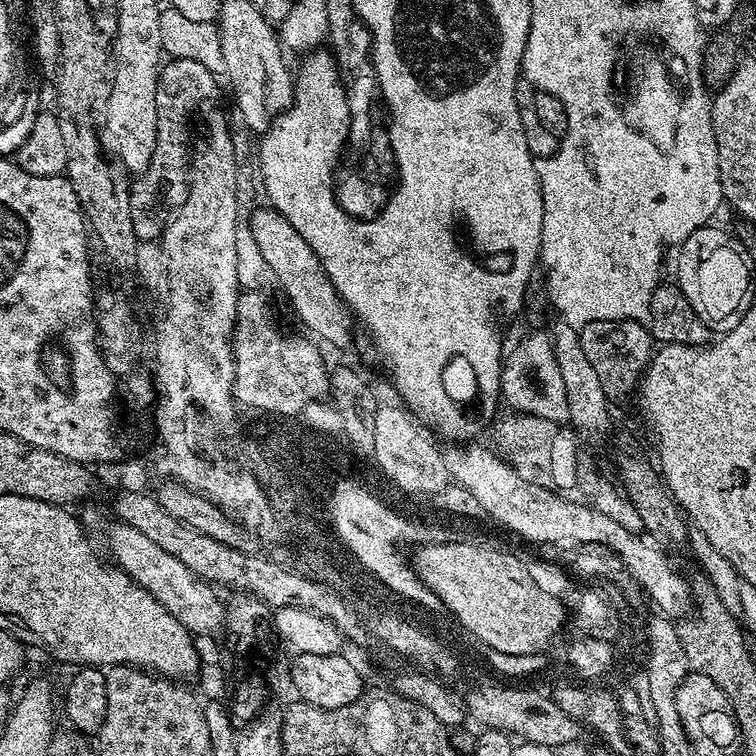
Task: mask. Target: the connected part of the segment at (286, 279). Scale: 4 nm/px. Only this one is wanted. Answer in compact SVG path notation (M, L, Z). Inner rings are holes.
M271 206L254 209L252 217L247 217L246 223L253 231L254 239L258 242L269 273L273 277L276 275L277 282L284 287L284 292L288 295L297 318L313 332L311 333L313 337L321 336L326 343L333 344L336 348L346 347L352 340L354 317L344 305L342 297L334 290L310 242L306 242L306 238L302 238L302 234L294 230L292 223Z

